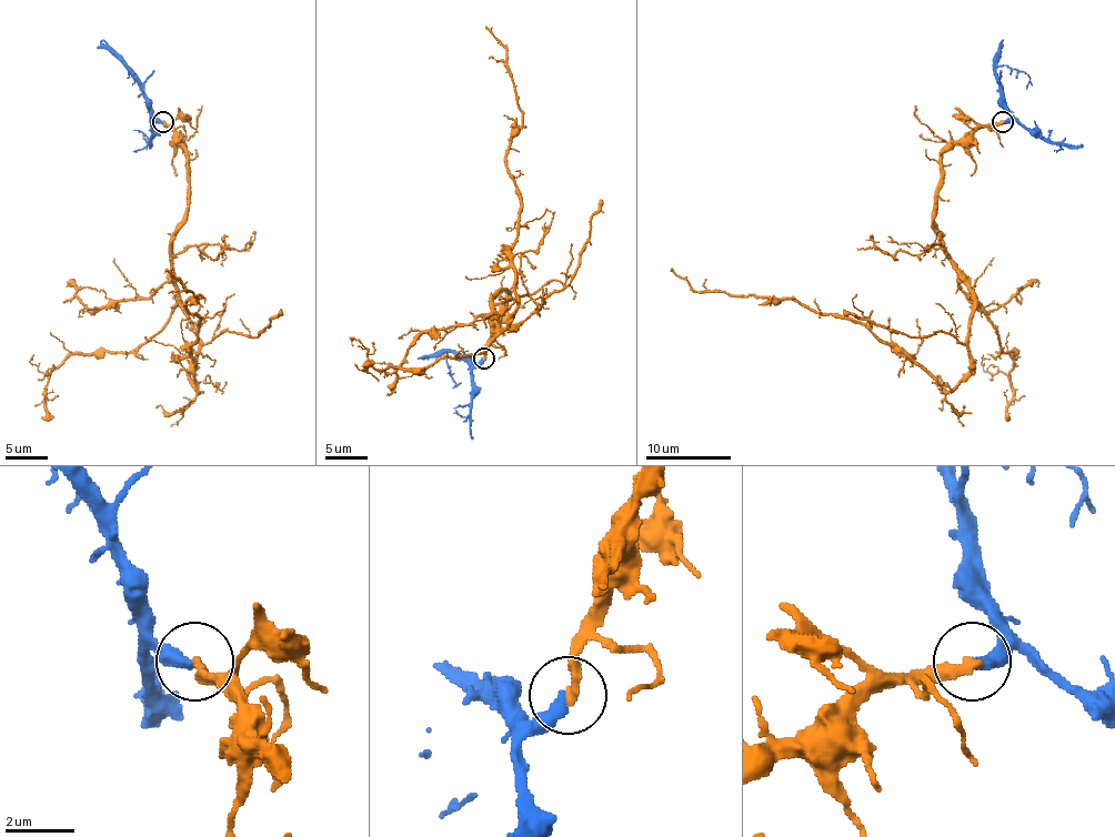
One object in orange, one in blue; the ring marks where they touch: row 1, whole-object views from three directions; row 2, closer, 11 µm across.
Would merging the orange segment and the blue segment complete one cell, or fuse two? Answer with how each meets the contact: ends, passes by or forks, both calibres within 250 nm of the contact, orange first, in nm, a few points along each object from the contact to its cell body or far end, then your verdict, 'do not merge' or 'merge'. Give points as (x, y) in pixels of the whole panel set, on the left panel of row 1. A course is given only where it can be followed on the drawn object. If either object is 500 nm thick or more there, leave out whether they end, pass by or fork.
orange ends; blue ends; calibres 320 and 360 nm; course orange (162, 122), (188, 154), (173, 280), (199, 341), (197, 390), (199, 318), (186, 303), (201, 296), (164, 271); course blue (162, 122), (152, 113), (143, 83), (127, 64), (141, 88); merge

